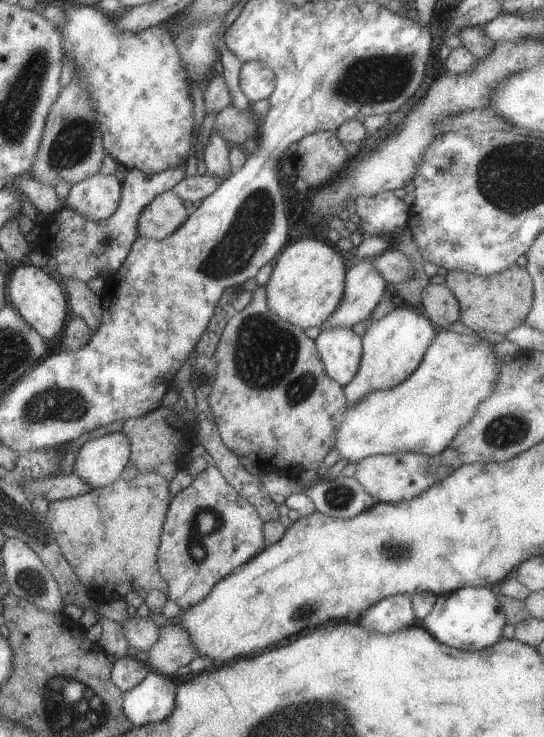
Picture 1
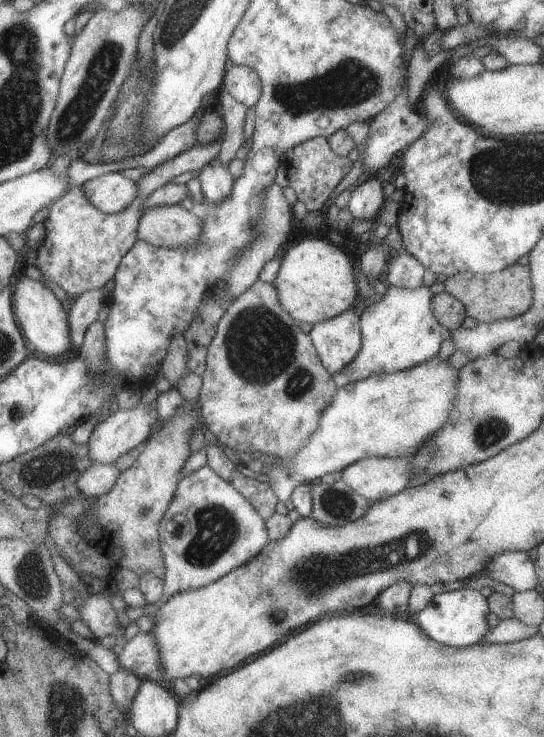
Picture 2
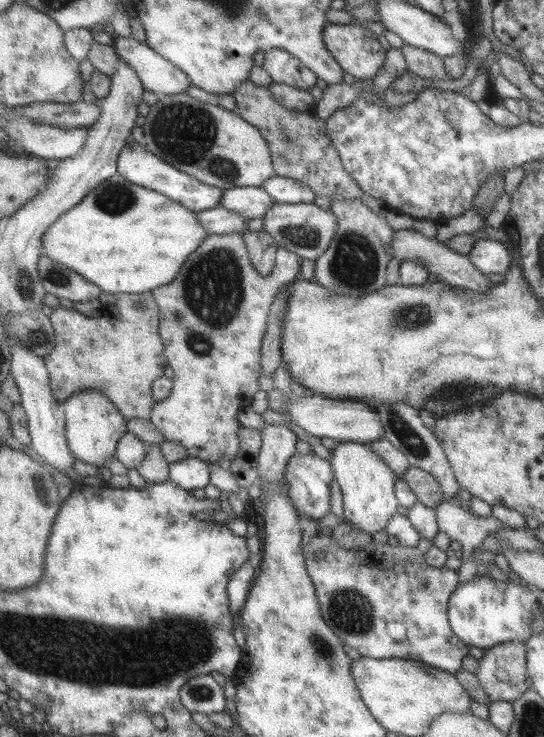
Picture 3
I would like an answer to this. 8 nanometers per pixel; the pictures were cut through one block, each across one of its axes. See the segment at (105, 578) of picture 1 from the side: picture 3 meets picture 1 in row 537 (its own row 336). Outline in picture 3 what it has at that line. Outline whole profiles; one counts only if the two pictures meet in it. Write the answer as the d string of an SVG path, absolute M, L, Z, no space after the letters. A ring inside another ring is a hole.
M151 291L127 294L117 293L115 303L103 309L99 317L89 317L60 304L46 310L55 334L55 346L43 358L50 378L50 390L61 404L77 391L93 389L103 393L117 411L127 419L149 420L154 400L151 383L163 375L166 365L163 343L158 333L158 308Z

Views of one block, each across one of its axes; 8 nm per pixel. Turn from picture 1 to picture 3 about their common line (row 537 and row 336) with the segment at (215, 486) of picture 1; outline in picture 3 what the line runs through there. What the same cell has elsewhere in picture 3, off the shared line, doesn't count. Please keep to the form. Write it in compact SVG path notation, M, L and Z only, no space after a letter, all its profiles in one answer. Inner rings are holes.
M241 232L209 233L205 237L181 264L175 278L151 291L158 308L158 333L173 378L171 392L163 400L153 403L149 421L161 432L165 441L184 446L189 457L218 464L220 458L231 461L238 454L239 439L235 432L240 424L236 416L248 397L259 388L260 348L269 307L281 286L299 276L302 259L278 247L272 271L267 276L261 276L248 260Z

